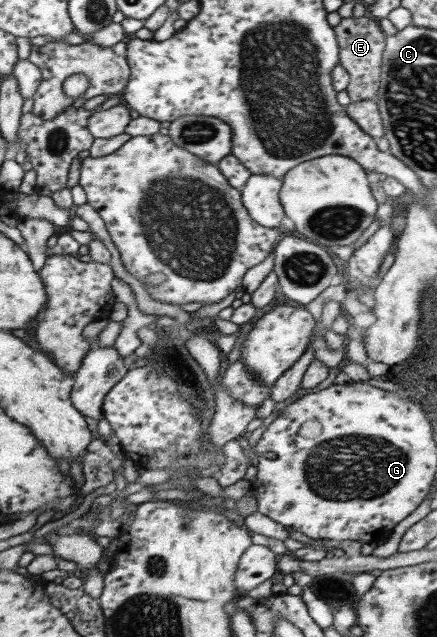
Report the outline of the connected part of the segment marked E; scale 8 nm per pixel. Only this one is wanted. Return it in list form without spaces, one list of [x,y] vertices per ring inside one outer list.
[[[370,16],[341,18],[333,26],[338,47],[338,65],[349,76],[345,91],[351,102],[374,99],[379,87],[379,66],[385,47],[385,34],[380,30],[377,20]]]

